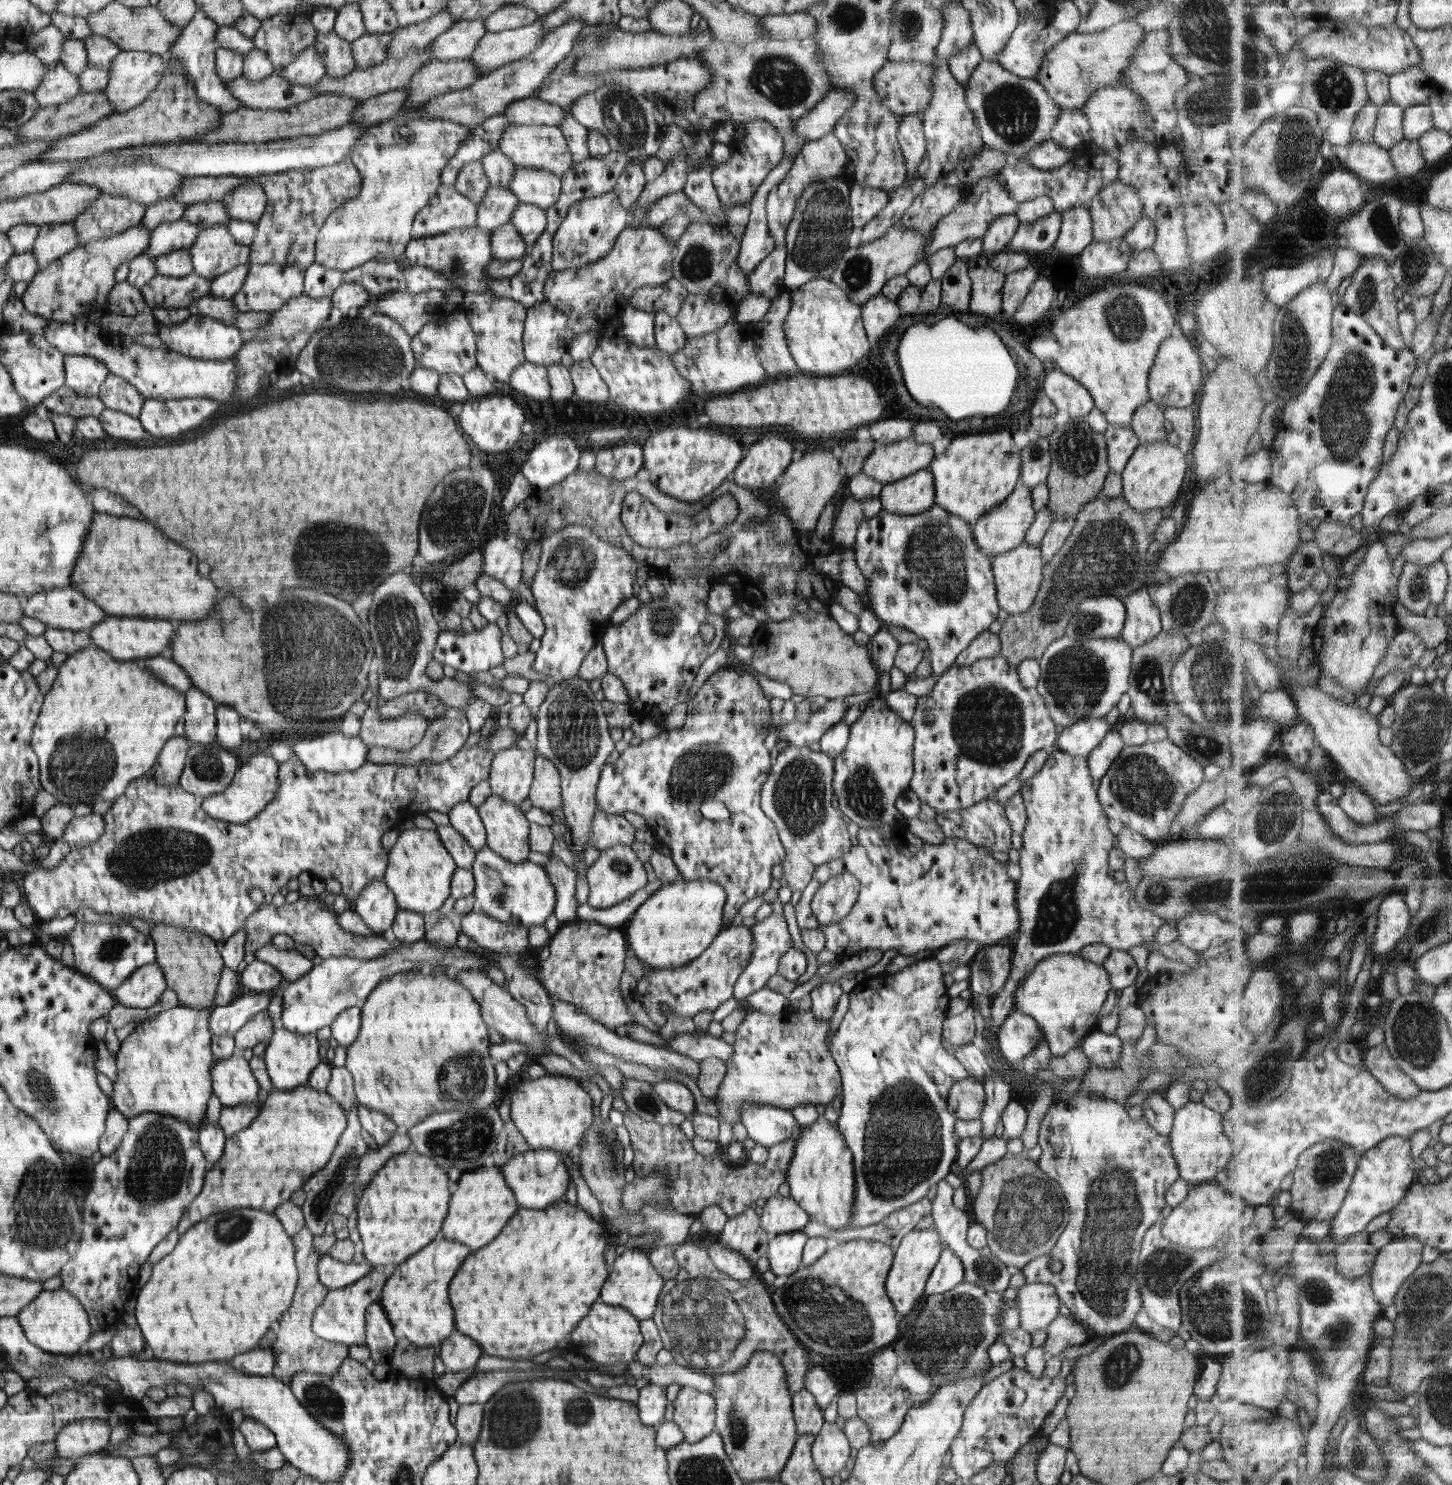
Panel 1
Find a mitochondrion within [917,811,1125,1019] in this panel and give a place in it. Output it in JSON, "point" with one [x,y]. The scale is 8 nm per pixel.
{"point":[1057,913]}

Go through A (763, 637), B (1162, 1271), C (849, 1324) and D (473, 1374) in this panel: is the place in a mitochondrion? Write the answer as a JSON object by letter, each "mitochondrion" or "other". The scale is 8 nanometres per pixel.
{"A":"other","B":"mitochondrion","C":"mitochondrion","D":"other"}

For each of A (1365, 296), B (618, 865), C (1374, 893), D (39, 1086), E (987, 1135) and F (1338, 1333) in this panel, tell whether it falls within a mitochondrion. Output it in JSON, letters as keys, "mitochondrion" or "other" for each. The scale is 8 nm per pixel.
{"A":"mitochondrion","B":"mitochondrion","C":"other","D":"mitochondrion","E":"other","F":"mitochondrion"}

